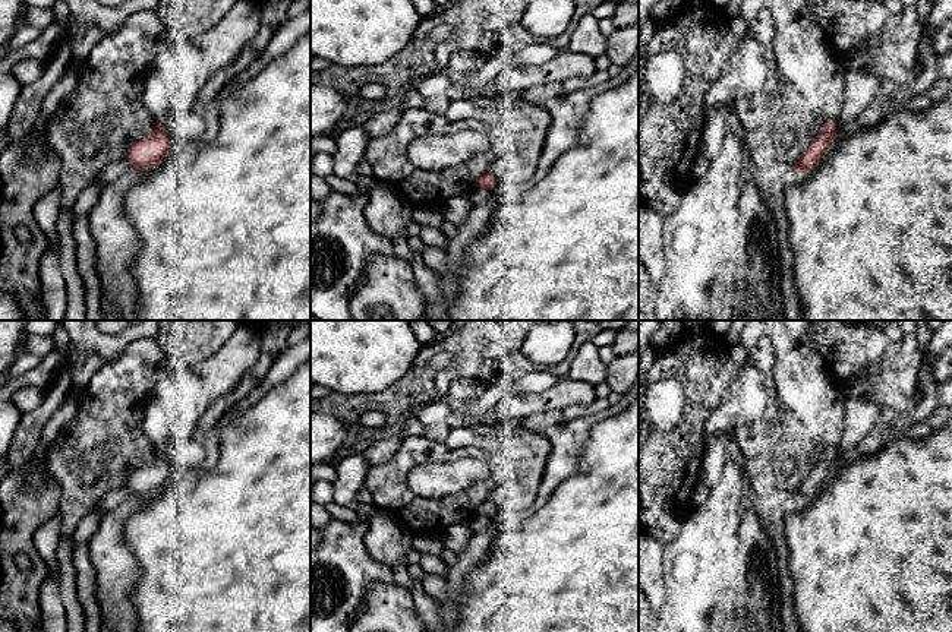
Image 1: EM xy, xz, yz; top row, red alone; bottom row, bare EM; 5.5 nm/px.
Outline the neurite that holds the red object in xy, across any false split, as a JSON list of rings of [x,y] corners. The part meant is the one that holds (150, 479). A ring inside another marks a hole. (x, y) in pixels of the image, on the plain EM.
[[[161,451],[155,452],[152,462],[141,468],[135,468],[127,481],[126,487],[135,497],[148,497],[149,494],[158,494],[166,486],[170,477],[170,467],[166,462]]]

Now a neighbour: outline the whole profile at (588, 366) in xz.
[[[592,341],[581,344],[571,361],[567,376],[596,386],[606,382],[606,375],[608,363],[600,358],[599,347],[596,347]]]

